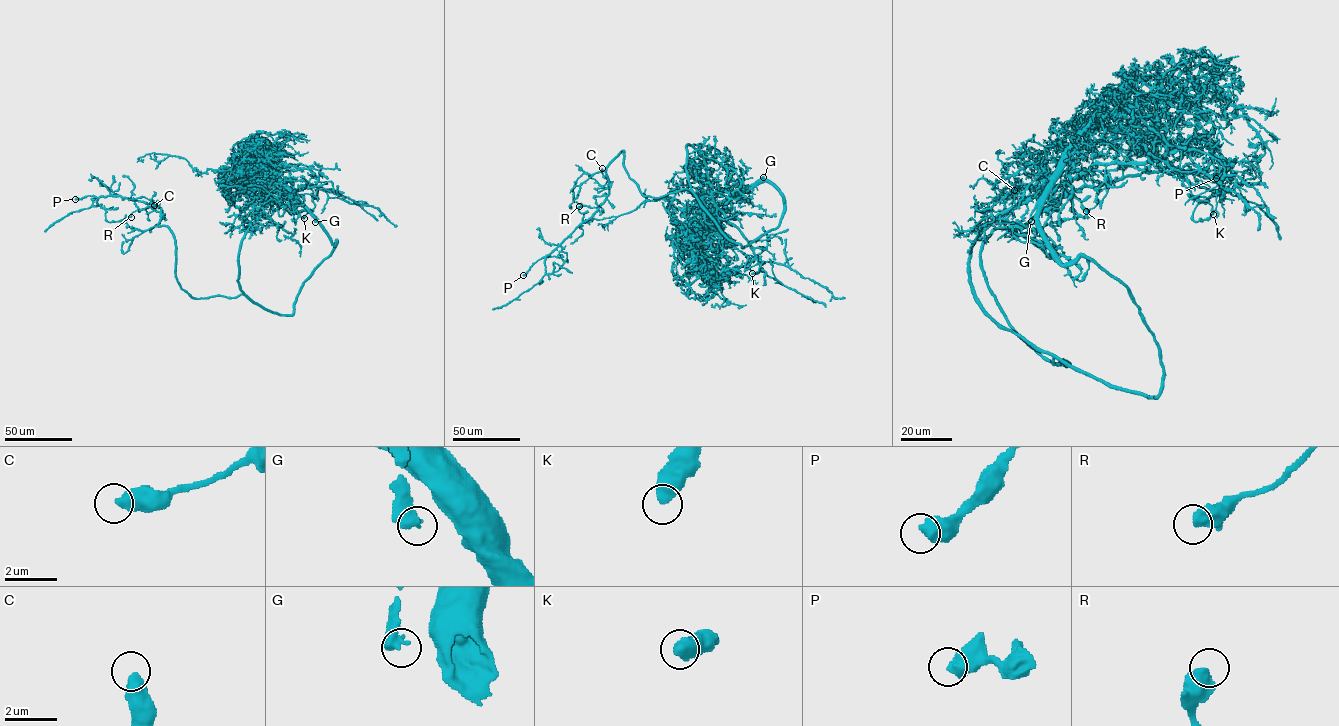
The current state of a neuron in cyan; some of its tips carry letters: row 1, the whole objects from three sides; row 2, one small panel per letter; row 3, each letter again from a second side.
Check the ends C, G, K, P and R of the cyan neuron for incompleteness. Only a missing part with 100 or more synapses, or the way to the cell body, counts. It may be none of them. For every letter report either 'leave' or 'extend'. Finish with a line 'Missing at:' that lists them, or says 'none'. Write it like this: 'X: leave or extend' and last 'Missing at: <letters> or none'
C: leave
G: extend
K: leave
P: leave
R: leave
Missing at: G

